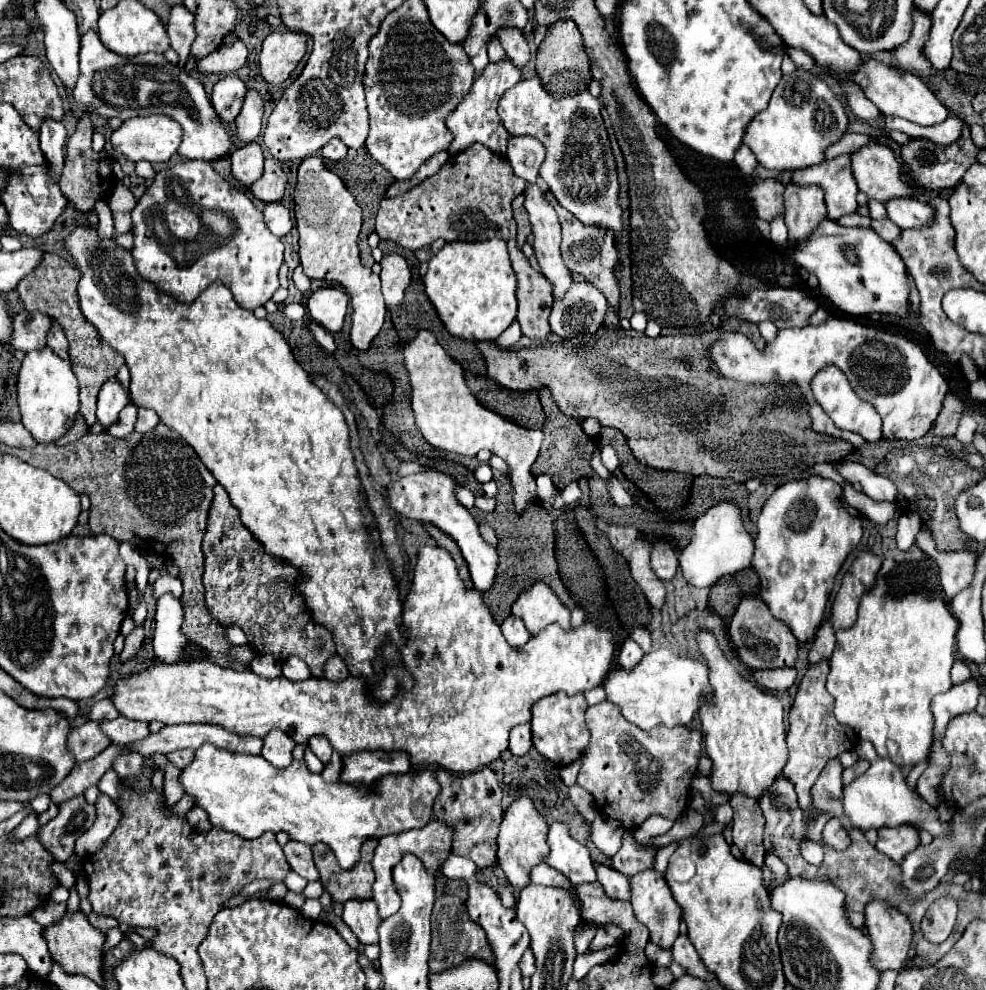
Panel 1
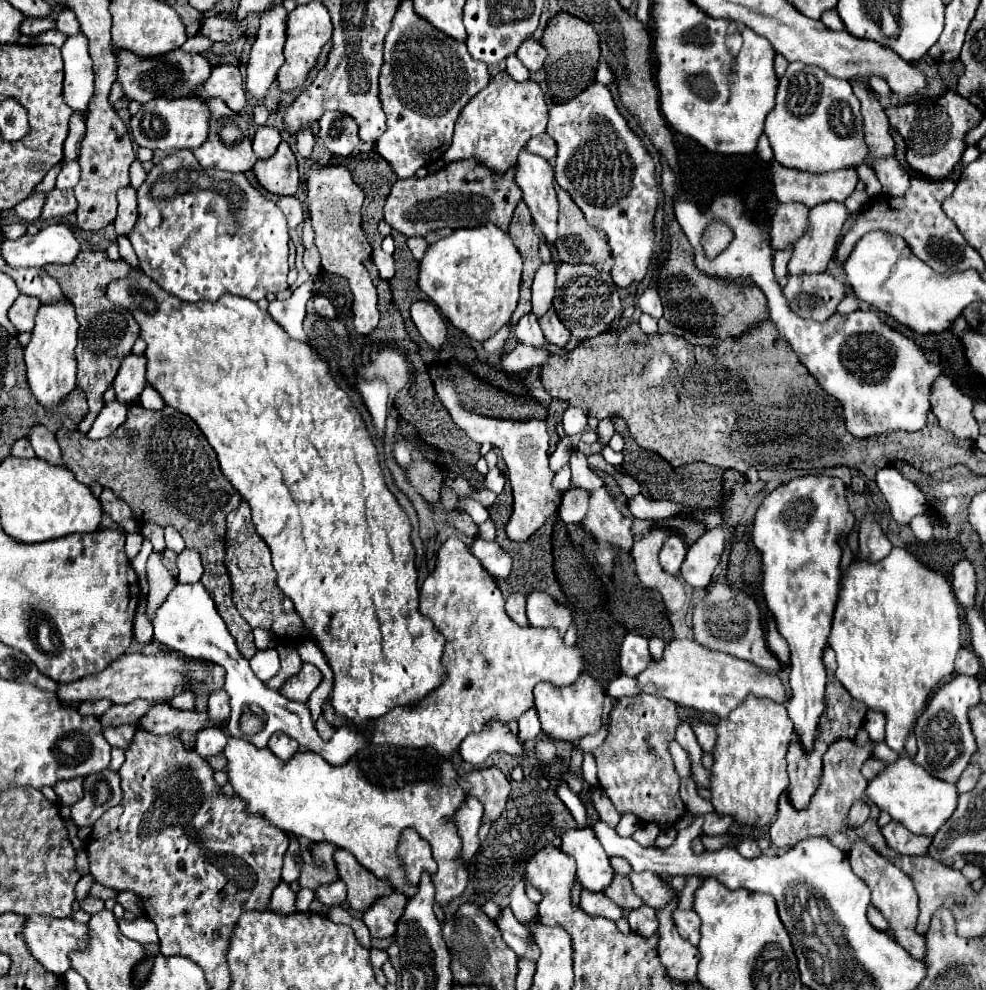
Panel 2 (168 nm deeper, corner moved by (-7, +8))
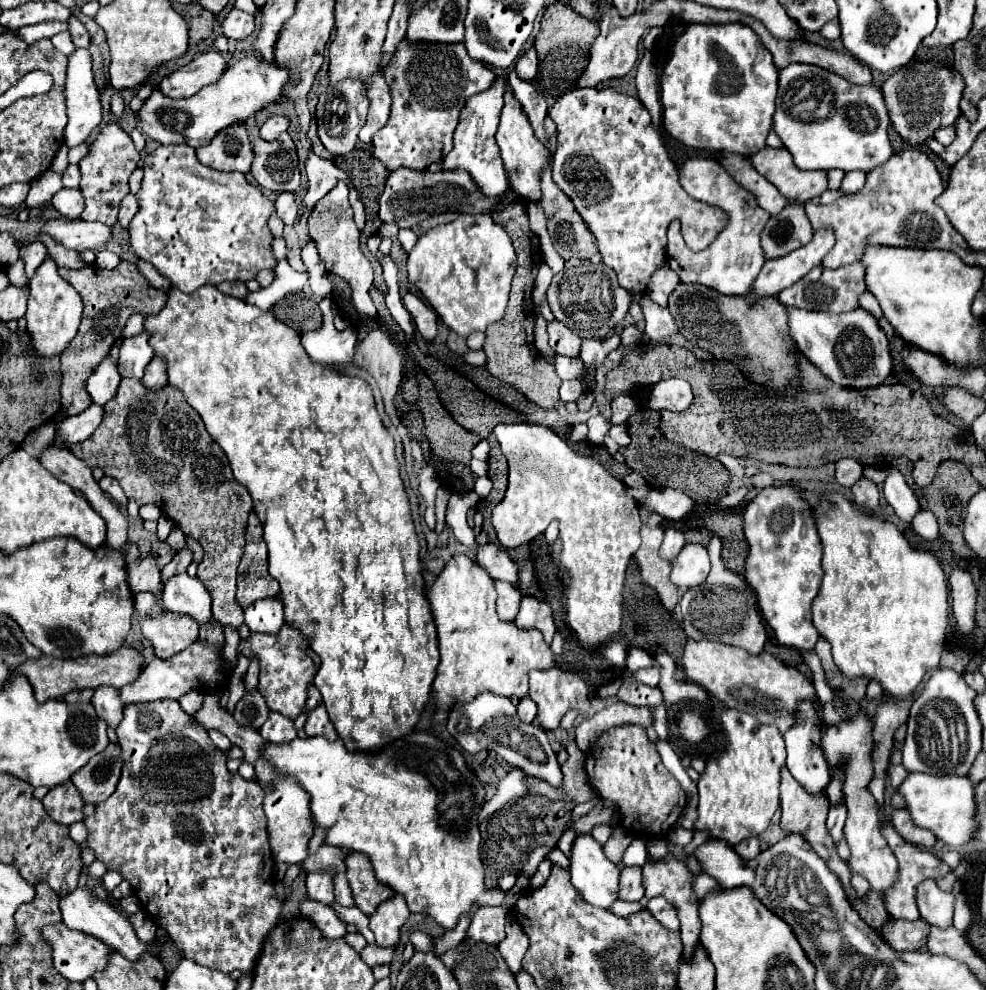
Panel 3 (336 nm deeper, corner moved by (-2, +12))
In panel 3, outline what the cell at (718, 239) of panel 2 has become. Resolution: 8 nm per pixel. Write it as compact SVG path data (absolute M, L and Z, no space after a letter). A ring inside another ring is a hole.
M611 87L573 89L549 109L549 117L557 123L557 151L551 157L553 181L569 195L575 209L597 239L603 263L617 273L619 285L633 293L643 293L651 275L667 261L667 227L673 219L681 223L683 239L693 251L701 251L713 243L725 225L725 215L691 199L679 185L677 169L663 145L661 129L653 125L647 107L629 95L621 95Z

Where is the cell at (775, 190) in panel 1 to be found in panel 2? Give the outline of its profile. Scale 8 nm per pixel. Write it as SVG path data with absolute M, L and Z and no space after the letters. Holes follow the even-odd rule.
M784 203L780 211L772 217L770 245L774 249L784 249L794 245L794 241L804 233L808 219L808 207L800 203Z

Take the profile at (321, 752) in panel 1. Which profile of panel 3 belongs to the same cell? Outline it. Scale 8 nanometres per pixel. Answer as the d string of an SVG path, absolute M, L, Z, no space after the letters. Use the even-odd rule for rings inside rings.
M317 705L313 711L309 711L307 715L307 721L305 721L305 729L307 737L317 737L317 735L323 735L327 739L337 739L337 733L335 733L335 727L327 715L327 709L325 705Z

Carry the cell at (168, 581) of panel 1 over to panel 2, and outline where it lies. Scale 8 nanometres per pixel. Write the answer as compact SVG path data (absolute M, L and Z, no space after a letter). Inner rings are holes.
M186 549L184 553L180 553L176 565L180 571L178 583L196 583L196 581L200 581L202 573L204 573L202 563L200 563L200 555L192 549Z

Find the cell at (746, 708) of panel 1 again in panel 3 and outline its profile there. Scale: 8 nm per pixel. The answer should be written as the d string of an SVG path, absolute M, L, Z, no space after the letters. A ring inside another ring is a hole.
M727 709L721 723L727 735L727 747L719 757L707 761L707 769L697 783L699 805L695 829L707 829L713 837L735 847L751 835L761 835L779 807L779 773L785 765L785 743L779 729L757 729L759 721L755 717L735 709Z

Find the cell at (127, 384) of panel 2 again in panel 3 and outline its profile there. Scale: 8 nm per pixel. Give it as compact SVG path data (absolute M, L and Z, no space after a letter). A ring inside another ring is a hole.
M147 331L129 337L121 343L119 347L119 373L121 377L143 377L143 371L147 363L153 359L155 351L149 345L149 335Z

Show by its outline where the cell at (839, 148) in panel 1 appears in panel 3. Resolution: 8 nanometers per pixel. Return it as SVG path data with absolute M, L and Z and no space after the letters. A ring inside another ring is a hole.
M913 59L911 63L903 65L903 69L897 69L881 89L895 129L911 147L923 147L925 139L933 137L937 127L951 125L961 113L959 101L963 93L963 77L939 61Z

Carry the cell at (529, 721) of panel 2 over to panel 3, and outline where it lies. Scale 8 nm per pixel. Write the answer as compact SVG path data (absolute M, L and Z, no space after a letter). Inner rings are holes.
M523 697L517 703L517 715L523 723L533 723L533 719L537 715L537 705L531 701L531 697Z

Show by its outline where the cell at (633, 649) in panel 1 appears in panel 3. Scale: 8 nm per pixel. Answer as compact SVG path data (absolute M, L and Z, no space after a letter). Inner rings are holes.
M639 647L629 649L629 653L627 653L627 669L629 671L639 671L639 669L645 669L651 665L653 665L653 657L649 653L645 653Z

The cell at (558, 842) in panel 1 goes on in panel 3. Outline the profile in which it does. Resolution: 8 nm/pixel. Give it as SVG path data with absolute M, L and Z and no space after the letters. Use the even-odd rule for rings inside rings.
M591 835L575 839L571 849L571 881L583 899L609 909L619 899L619 867L611 863Z

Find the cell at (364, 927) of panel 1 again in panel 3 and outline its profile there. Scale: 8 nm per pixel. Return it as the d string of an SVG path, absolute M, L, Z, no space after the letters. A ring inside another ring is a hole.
M395 895L379 905L379 909L371 915L371 931L375 933L375 941L379 947L399 947L401 927L409 919L411 911L401 895Z

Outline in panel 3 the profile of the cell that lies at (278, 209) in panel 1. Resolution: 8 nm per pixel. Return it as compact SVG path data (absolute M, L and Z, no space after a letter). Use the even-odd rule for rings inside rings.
M281 193L275 207L277 207L277 215L283 219L283 223L293 225L297 211L299 211L299 207L295 203L295 195L293 193Z

